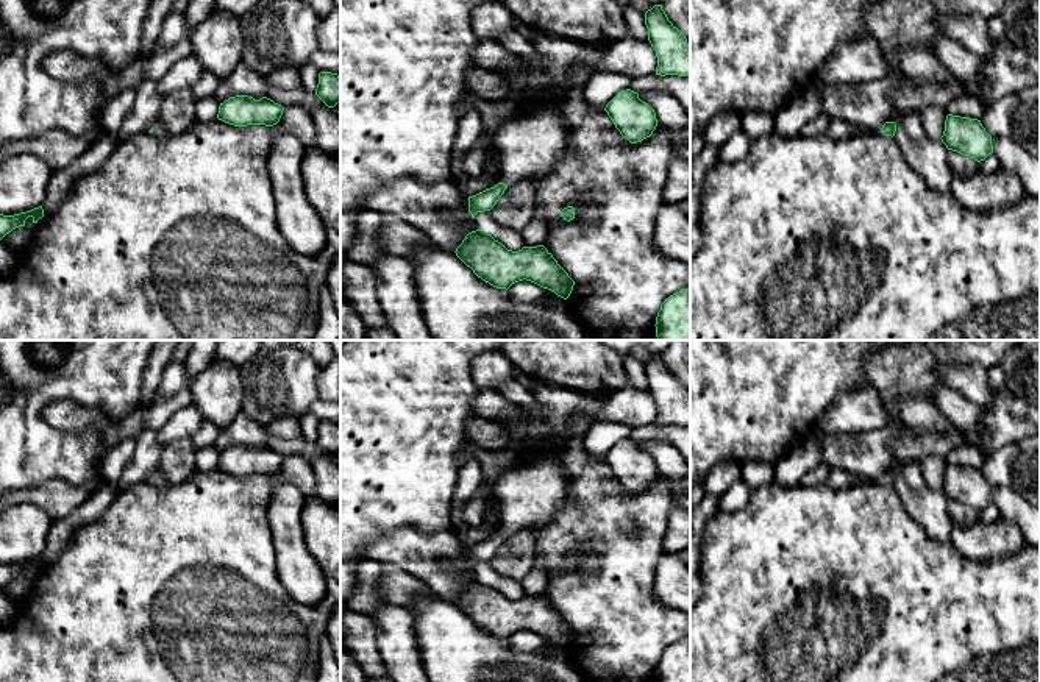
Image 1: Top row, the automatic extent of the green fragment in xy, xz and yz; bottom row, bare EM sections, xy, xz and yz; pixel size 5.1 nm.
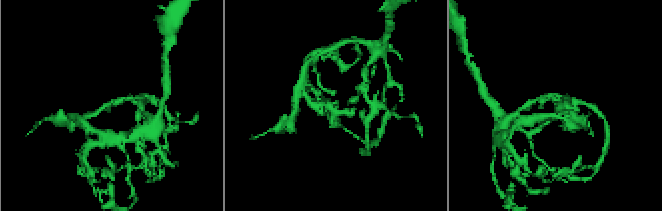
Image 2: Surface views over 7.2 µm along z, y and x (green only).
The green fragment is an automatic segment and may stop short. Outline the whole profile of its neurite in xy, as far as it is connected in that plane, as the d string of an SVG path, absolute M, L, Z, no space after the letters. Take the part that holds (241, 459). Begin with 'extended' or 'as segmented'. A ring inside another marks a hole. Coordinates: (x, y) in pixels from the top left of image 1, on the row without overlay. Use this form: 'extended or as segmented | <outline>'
as segmented | M236 445L220 453L217 468L234 476L273 476L280 471L283 460L281 454L267 446L255 449L248 445Z

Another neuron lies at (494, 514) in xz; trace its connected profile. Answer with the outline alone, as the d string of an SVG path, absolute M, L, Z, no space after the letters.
M492 487L489 492L489 496L487 496L487 510L486 510L484 521L490 521L495 527L486 538L490 538L490 537L497 535L498 532L503 532L501 518L503 518L503 509L501 509L501 504L498 503L498 499L493 493L493 487Z

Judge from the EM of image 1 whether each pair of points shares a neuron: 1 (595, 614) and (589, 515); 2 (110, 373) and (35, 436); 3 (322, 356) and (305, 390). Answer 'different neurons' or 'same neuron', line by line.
1: same neuron
2: same neuron
3: different neurons

